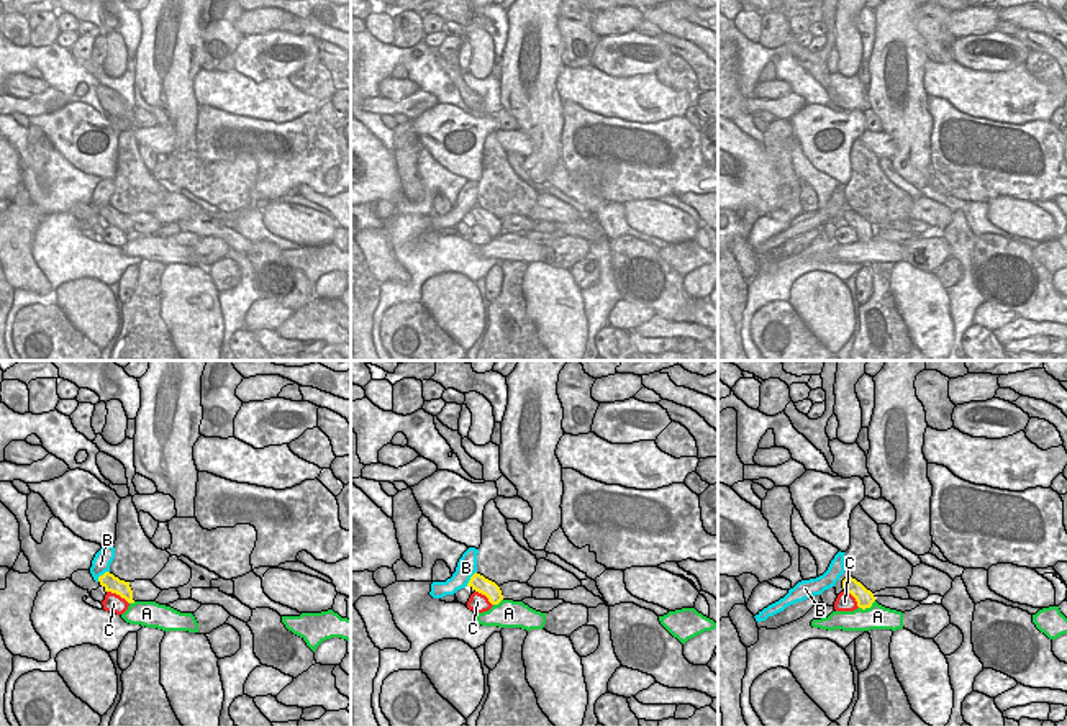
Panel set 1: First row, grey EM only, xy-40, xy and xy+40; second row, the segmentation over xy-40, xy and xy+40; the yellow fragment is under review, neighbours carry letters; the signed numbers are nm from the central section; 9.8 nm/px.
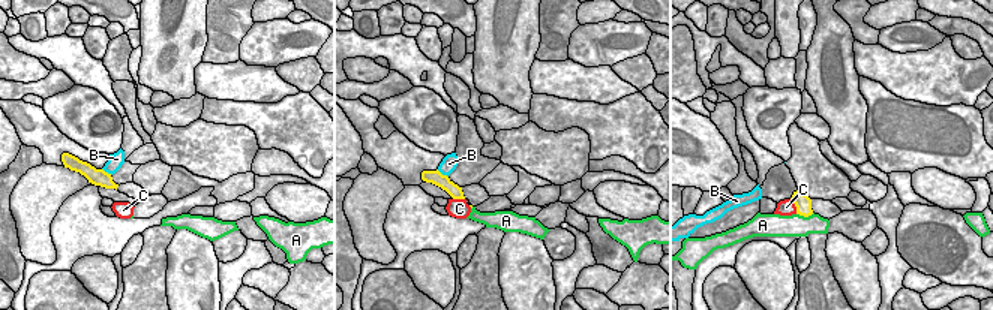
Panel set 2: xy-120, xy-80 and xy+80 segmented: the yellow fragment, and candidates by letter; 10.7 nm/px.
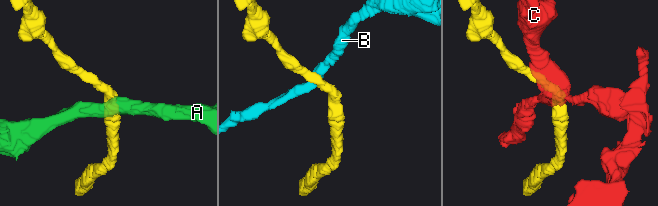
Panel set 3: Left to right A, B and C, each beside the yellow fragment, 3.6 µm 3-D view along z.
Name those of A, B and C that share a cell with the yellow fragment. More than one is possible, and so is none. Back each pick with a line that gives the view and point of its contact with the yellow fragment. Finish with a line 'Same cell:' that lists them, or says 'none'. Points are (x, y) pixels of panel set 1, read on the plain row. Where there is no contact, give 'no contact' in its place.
Same cell: none

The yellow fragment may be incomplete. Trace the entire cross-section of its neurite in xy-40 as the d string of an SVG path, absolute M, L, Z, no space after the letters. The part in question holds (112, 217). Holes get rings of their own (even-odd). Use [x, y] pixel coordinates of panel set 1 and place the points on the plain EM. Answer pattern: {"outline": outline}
{"outline": "M105 205L103 208L100 208L98 215L105 221L105 225L116 226L121 231L125 231L128 236L134 236L129 215L120 213L110 205Z"}

